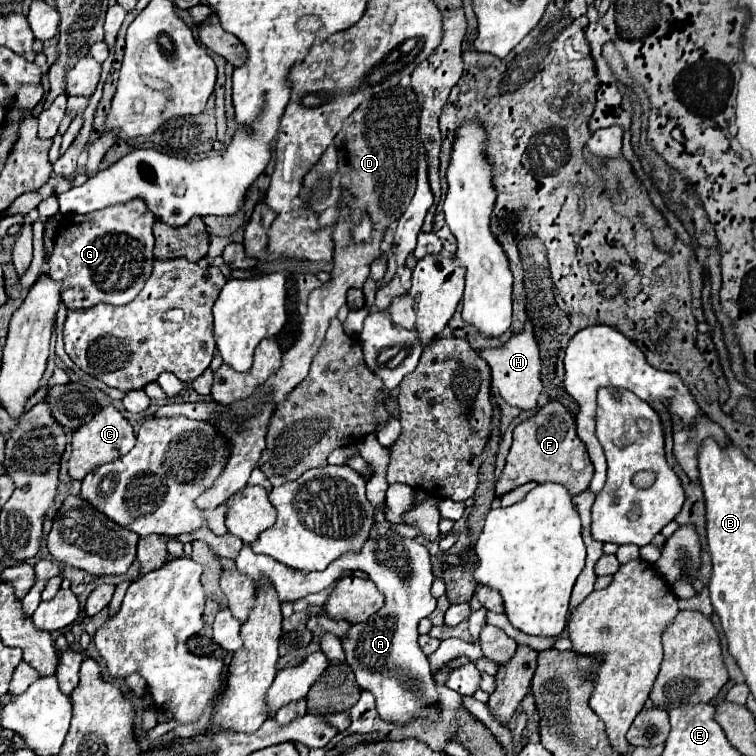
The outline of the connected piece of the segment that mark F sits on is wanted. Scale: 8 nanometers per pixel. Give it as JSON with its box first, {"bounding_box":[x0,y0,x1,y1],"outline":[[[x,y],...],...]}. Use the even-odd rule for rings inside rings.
{"bounding_box":[496,402,594,496],"outline":[[[548,402],[532,418],[524,420],[514,430],[514,442],[506,458],[506,466],[496,482],[496,496],[526,484],[526,482],[560,482],[574,496],[584,492],[592,480],[594,466],[588,458],[584,442],[576,434],[576,420],[560,402]]]}

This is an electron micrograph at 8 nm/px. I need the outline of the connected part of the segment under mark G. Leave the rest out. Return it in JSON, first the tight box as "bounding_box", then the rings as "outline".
{"bounding_box":[48,200,156,310],"outline":[[[142,200],[116,204],[88,216],[72,214],[62,218],[54,252],[48,258],[48,274],[62,282],[60,296],[68,310],[88,310],[100,302],[128,304],[144,288],[154,264],[154,226],[156,218]]]}

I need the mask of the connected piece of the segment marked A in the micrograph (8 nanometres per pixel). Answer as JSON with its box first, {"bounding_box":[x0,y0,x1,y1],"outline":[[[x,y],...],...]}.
{"bounding_box":[236,522,440,726],"outline":[[[376,522],[370,530],[370,538],[360,552],[346,552],[324,572],[310,572],[308,576],[300,574],[298,570],[292,570],[268,556],[254,554],[250,544],[244,544],[242,552],[238,554],[236,568],[240,572],[246,572],[254,582],[268,578],[282,602],[294,602],[298,598],[306,598],[308,594],[320,592],[332,586],[350,570],[364,570],[376,582],[378,590],[386,596],[386,604],[368,622],[350,626],[350,632],[340,638],[346,652],[346,662],[354,670],[360,688],[376,696],[376,708],[382,720],[404,726],[416,718],[428,718],[432,722],[440,718],[440,710],[436,706],[436,682],[430,672],[428,656],[418,646],[418,622],[430,616],[436,608],[436,598],[430,594],[434,580],[430,554],[418,540],[400,536],[388,522]]]}

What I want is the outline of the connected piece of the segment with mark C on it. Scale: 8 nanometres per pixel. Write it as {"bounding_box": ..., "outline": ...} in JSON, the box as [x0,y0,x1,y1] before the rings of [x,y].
{"bounding_box":[68,406,136,480],"outline":[[[106,406],[94,416],[92,422],[80,426],[72,434],[72,456],[68,460],[68,474],[72,476],[72,480],[84,480],[84,476],[96,470],[96,466],[104,462],[112,462],[118,456],[130,452],[134,442],[136,442],[136,436],[130,422],[122,416],[122,412],[116,406]]]}

